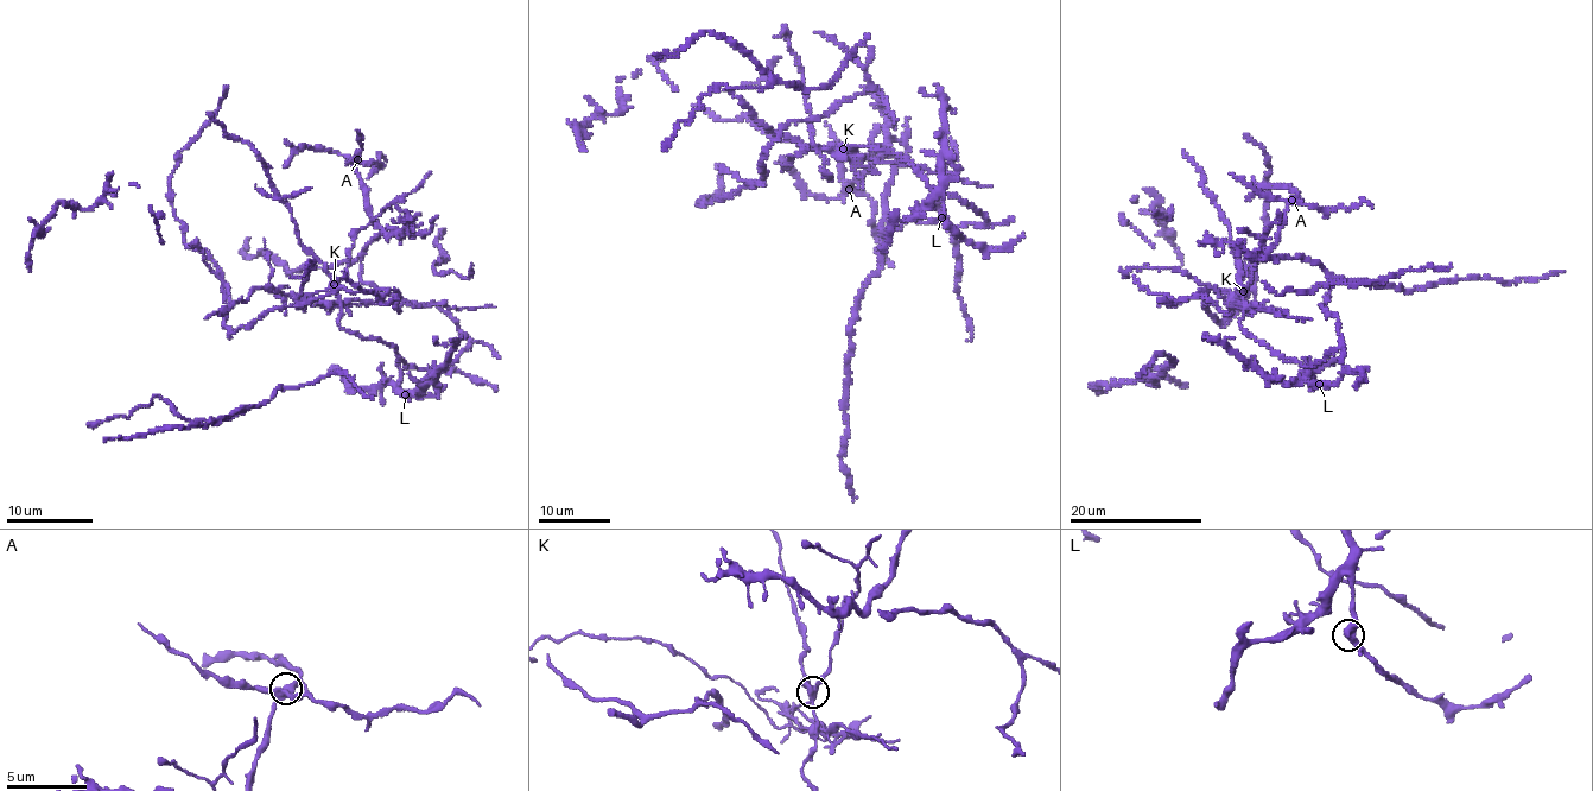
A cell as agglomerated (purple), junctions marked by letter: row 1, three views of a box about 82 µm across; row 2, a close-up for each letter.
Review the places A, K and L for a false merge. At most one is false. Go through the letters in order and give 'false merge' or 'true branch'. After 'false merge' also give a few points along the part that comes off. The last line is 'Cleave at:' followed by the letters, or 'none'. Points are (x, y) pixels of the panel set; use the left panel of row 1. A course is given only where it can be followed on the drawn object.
A: true branch
K: false merge; course (334, 284), (312, 295), (317, 301), (495, 307)
L: true branch
Cleave at: K

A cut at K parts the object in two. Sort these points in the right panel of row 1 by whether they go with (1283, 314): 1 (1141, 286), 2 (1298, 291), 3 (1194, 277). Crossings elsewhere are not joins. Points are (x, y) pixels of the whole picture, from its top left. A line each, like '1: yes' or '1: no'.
1: no
2: no
3: yes

